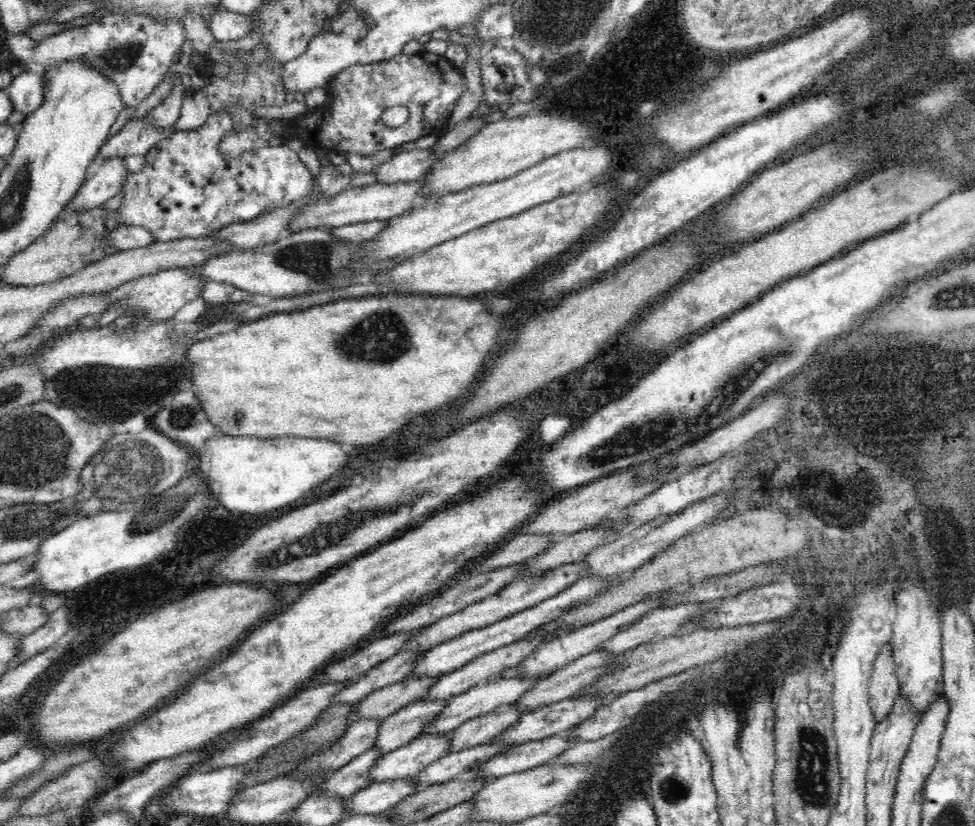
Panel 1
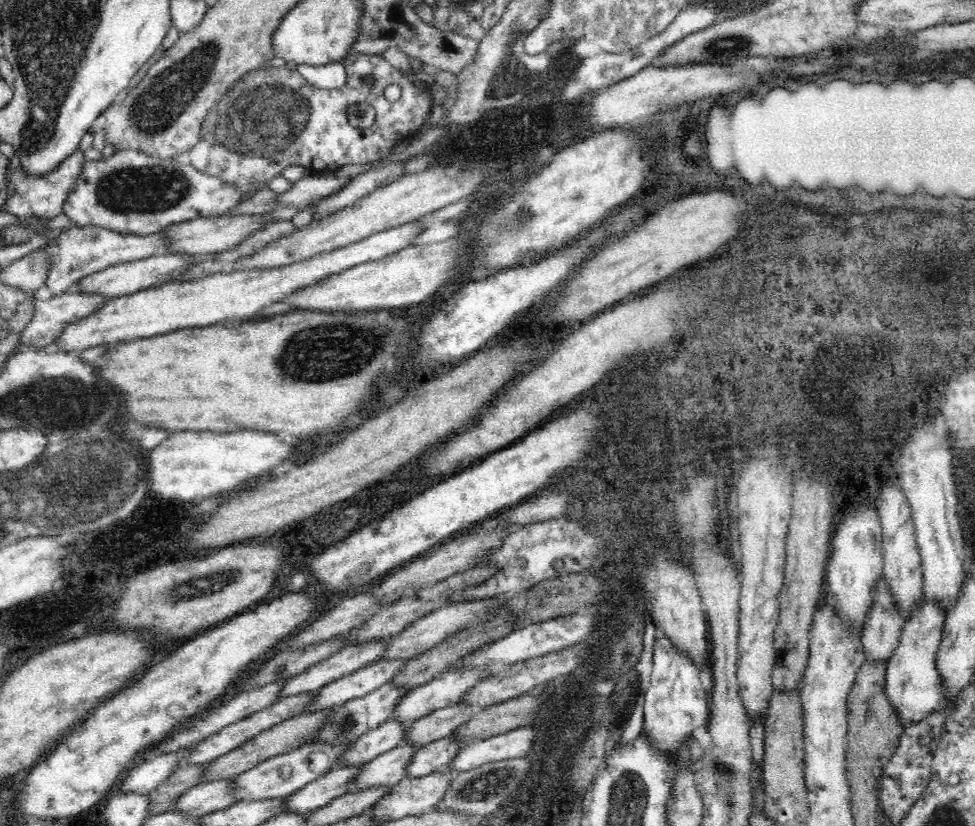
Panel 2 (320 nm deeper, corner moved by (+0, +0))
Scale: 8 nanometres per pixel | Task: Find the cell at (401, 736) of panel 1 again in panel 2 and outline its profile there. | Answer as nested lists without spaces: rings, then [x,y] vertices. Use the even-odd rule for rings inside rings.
[[[316,742],[316,744],[304,744],[288,754],[268,758],[254,768],[245,770],[233,777],[231,780],[233,791],[231,793],[235,802],[282,798],[282,796],[291,795],[295,790],[304,788],[310,782],[314,782],[332,770],[337,761],[340,760],[340,756],[348,750],[350,745],[330,746],[325,742]]]

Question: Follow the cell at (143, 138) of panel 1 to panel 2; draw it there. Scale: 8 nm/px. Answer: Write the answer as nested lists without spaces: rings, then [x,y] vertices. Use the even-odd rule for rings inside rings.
[[[73,152],[68,158],[61,160],[54,170],[48,171],[43,175],[32,175],[26,173],[24,169],[18,167],[15,173],[10,177],[8,188],[9,193],[5,200],[5,211],[18,216],[19,218],[32,218],[32,216],[45,216],[52,218],[62,213],[62,207],[68,193],[73,189],[79,174],[81,166],[86,162],[83,157],[84,152]]]

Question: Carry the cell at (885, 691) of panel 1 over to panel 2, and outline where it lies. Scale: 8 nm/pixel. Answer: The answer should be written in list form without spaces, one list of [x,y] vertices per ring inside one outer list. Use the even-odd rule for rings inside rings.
[[[883,576],[872,589],[872,600],[874,604],[860,634],[864,653],[868,661],[888,662],[898,646],[905,619]]]

